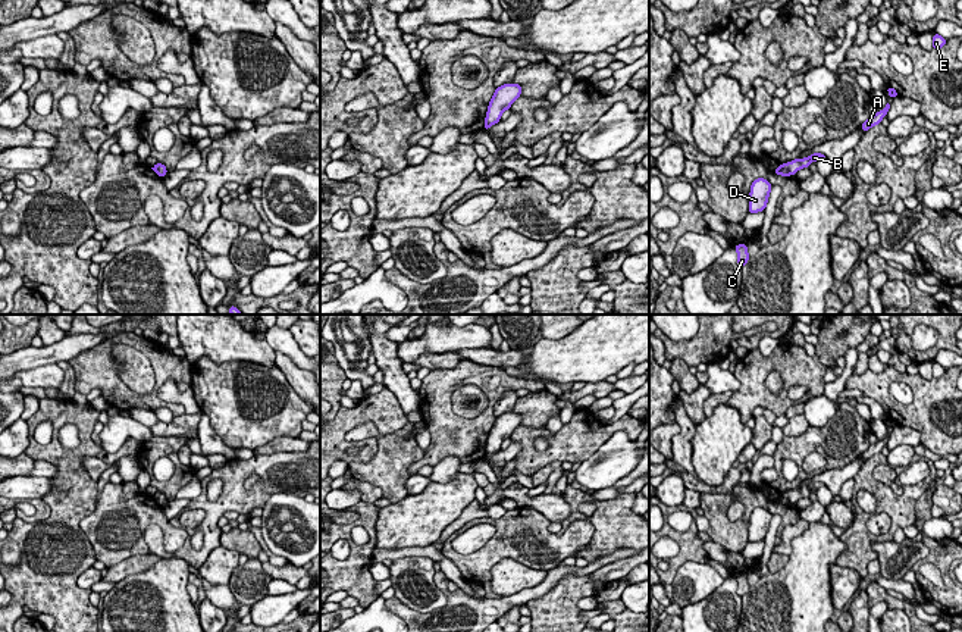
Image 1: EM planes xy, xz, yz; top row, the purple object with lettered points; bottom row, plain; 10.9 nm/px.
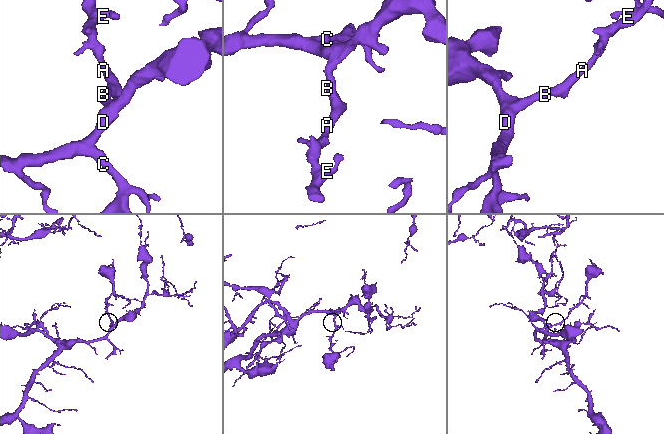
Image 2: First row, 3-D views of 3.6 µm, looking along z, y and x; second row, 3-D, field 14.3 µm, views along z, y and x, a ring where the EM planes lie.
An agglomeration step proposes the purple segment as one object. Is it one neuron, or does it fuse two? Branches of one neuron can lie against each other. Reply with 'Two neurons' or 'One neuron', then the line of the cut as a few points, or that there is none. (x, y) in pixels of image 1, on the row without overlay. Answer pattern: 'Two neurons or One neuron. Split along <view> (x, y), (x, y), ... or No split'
One neuron. No split

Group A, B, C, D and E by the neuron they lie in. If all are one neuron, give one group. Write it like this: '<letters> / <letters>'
A B C D E

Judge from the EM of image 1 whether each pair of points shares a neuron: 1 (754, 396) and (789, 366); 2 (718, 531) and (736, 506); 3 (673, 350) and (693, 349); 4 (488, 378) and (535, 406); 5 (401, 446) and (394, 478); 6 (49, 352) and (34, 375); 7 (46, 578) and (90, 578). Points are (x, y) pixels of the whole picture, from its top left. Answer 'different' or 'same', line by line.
1: same
2: different
3: same
4: different
5: same
6: different
7: different

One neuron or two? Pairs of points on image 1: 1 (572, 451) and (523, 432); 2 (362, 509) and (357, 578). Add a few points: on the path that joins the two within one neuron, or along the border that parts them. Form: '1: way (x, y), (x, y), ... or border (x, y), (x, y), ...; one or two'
1: way (557, 451), (548, 456), (536, 456), (527, 447); one
2: way (369, 526), (372, 541), (359, 560); one

